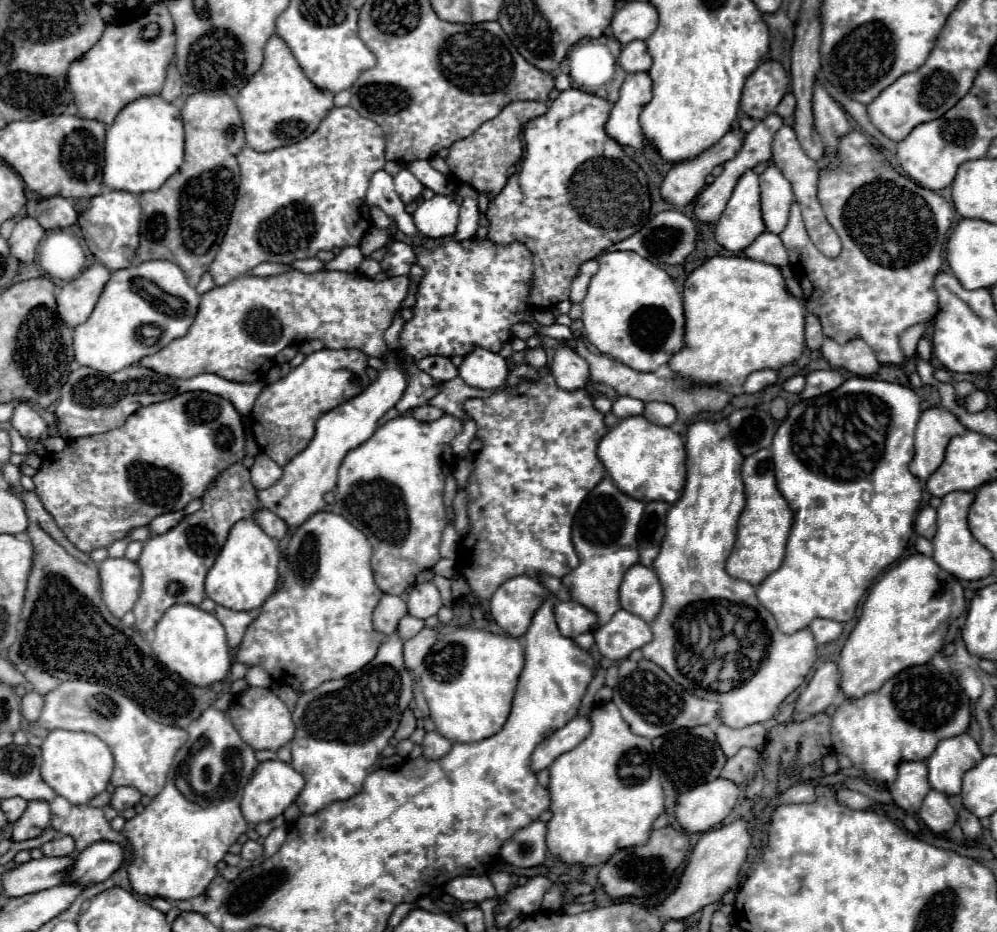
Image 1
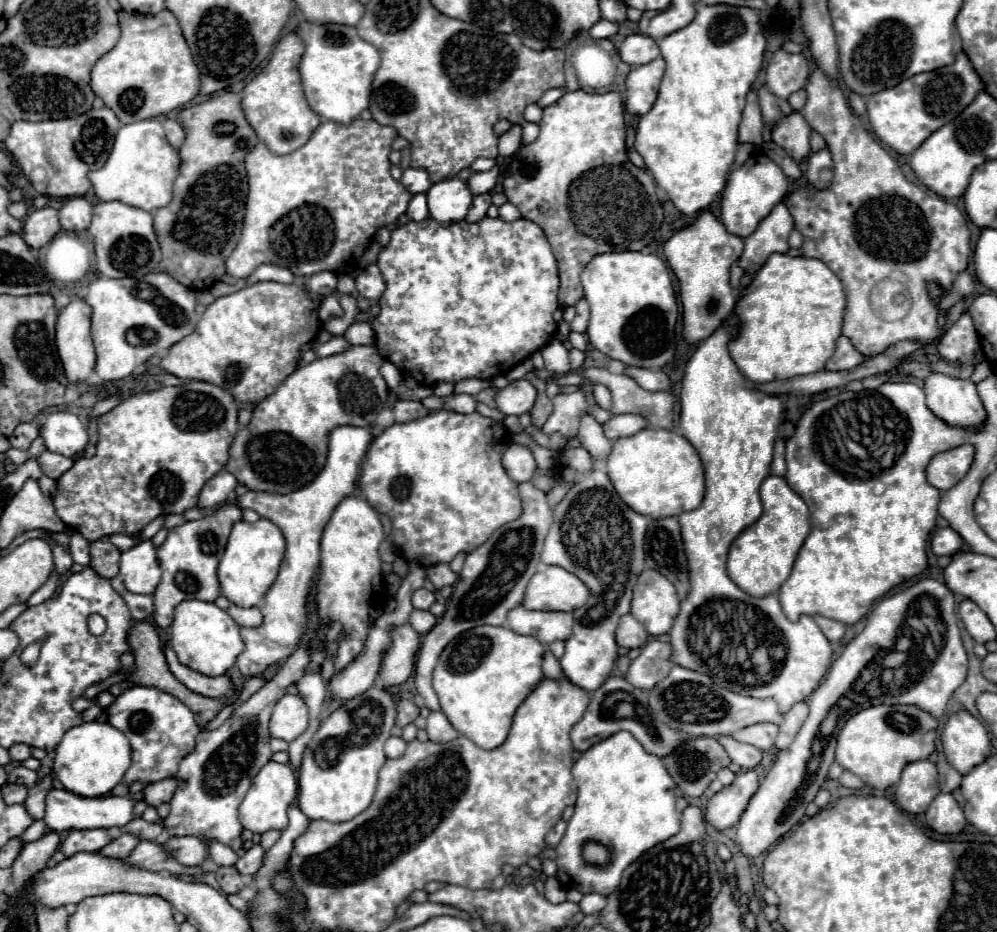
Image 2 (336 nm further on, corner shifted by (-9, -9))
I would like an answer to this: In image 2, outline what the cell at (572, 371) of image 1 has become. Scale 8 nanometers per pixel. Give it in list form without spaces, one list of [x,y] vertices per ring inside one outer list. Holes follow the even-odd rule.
[[[584,413],[580,417],[580,431],[578,431],[578,439],[580,443],[592,453],[594,459],[600,459],[600,457],[606,457],[612,449],[612,441],[608,437],[604,437],[604,431],[602,431],[602,425],[590,415],[590,413]]]

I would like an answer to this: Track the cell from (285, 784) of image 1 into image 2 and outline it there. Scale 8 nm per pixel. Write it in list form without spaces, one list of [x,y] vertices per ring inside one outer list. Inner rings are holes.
[[[268,761],[260,773],[254,777],[252,787],[248,789],[244,801],[240,803],[240,823],[244,829],[252,833],[266,833],[270,829],[286,829],[288,827],[288,809],[294,805],[298,797],[298,781],[290,765],[282,765],[276,761]]]

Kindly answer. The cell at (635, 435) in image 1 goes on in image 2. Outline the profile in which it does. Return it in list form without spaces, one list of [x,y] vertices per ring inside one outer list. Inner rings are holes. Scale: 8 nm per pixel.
[[[648,427],[632,437],[616,439],[612,445],[612,451],[608,455],[608,461],[606,461],[606,469],[608,469],[608,477],[614,485],[614,489],[620,493],[622,501],[636,513],[642,513],[642,515],[648,515],[654,519],[692,511],[702,503],[702,497],[704,497],[704,467],[702,467],[702,461],[700,461],[696,449],[690,445],[690,441],[686,437],[682,437],[674,431],[668,431],[668,429]]]

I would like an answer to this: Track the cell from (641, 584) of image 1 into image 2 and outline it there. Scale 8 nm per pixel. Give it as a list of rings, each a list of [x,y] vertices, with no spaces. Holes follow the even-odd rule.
[[[654,569],[640,573],[632,597],[632,615],[658,637],[672,629],[676,613],[680,611],[680,599],[674,585]]]

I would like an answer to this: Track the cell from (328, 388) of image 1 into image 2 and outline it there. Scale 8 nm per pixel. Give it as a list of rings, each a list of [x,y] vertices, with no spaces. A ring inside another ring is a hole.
[[[358,345],[350,347],[344,353],[316,359],[308,365],[298,367],[270,397],[258,403],[254,409],[252,421],[240,429],[230,447],[230,459],[226,469],[252,491],[270,491],[270,493],[290,493],[306,483],[310,483],[326,463],[328,435],[338,425],[370,425],[376,421],[378,413],[386,409],[388,387],[380,375],[382,355],[376,345]]]

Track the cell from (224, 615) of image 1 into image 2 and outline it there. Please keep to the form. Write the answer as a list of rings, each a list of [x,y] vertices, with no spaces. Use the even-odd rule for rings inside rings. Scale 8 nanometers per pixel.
[[[218,597],[214,601],[220,609],[224,609],[240,627],[256,627],[256,625],[262,625],[264,617],[262,617],[262,611],[258,607],[238,607],[234,603],[230,603],[226,597]]]

